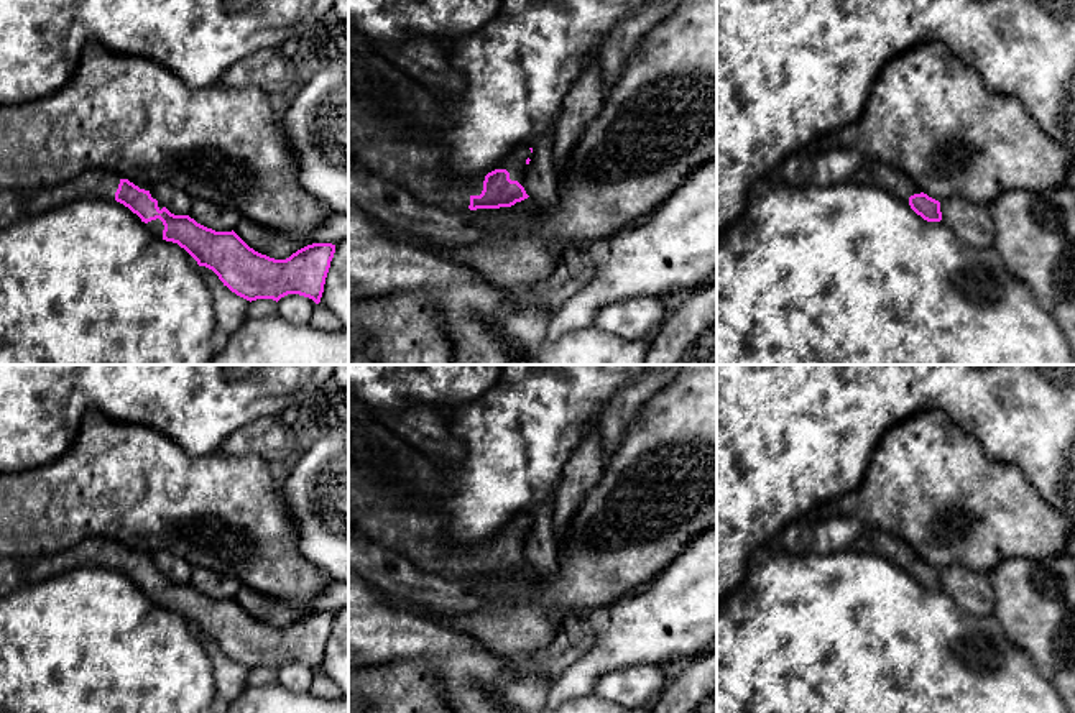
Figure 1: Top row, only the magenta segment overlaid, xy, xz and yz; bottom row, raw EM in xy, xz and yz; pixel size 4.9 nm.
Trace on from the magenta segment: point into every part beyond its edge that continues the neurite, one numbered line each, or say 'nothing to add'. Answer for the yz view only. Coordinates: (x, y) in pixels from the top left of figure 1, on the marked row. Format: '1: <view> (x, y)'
1: yz (875, 173)

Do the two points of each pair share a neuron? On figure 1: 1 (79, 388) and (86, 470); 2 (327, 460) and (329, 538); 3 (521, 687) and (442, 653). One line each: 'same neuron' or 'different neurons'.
1: different neurons
2: same neuron
3: same neuron

